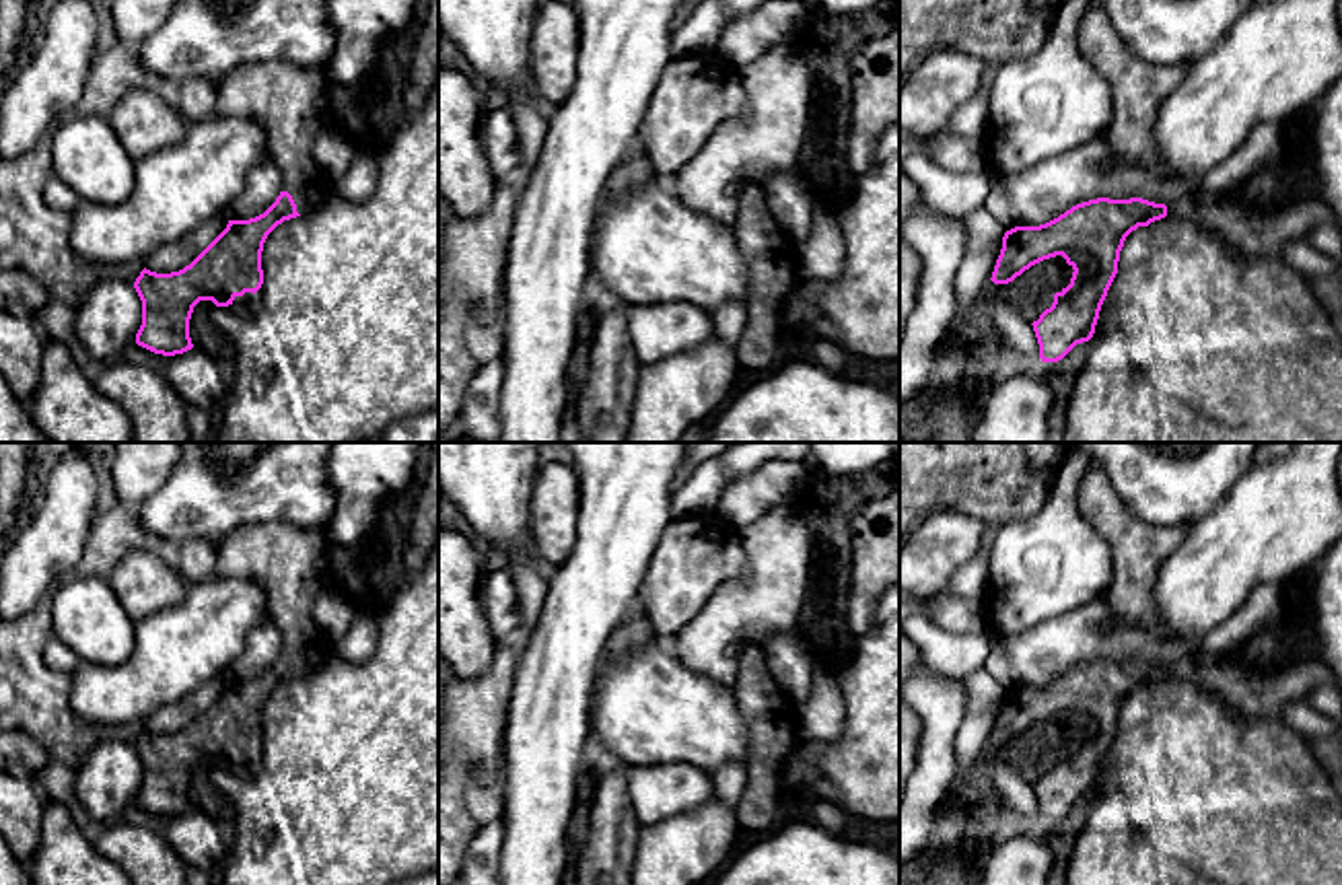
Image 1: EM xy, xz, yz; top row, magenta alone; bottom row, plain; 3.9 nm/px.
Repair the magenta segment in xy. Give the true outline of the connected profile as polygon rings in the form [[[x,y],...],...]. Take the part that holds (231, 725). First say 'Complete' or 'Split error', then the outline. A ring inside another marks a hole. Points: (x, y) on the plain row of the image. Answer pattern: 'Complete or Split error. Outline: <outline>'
Split error. Outline: [[[286,521],[255,523],[228,533],[218,545],[216,574],[259,585],[268,617],[282,634],[282,652],[259,677],[228,681],[226,689],[183,731],[142,731],[134,749],[142,762],[136,805],[163,817],[193,809],[189,780],[200,762],[228,768],[263,745],[261,712],[284,681],[321,667],[336,644],[313,622],[313,605],[329,587],[329,543],[319,529]]]

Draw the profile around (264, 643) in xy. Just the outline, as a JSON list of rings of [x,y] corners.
[[[266,617],[245,638],[243,652],[228,667],[228,681],[249,681],[263,675],[282,652],[282,634]]]

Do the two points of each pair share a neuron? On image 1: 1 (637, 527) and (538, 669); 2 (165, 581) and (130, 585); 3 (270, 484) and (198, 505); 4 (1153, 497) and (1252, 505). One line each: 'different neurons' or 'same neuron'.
1: same neuron
2: same neuron
3: same neuron
4: different neurons

